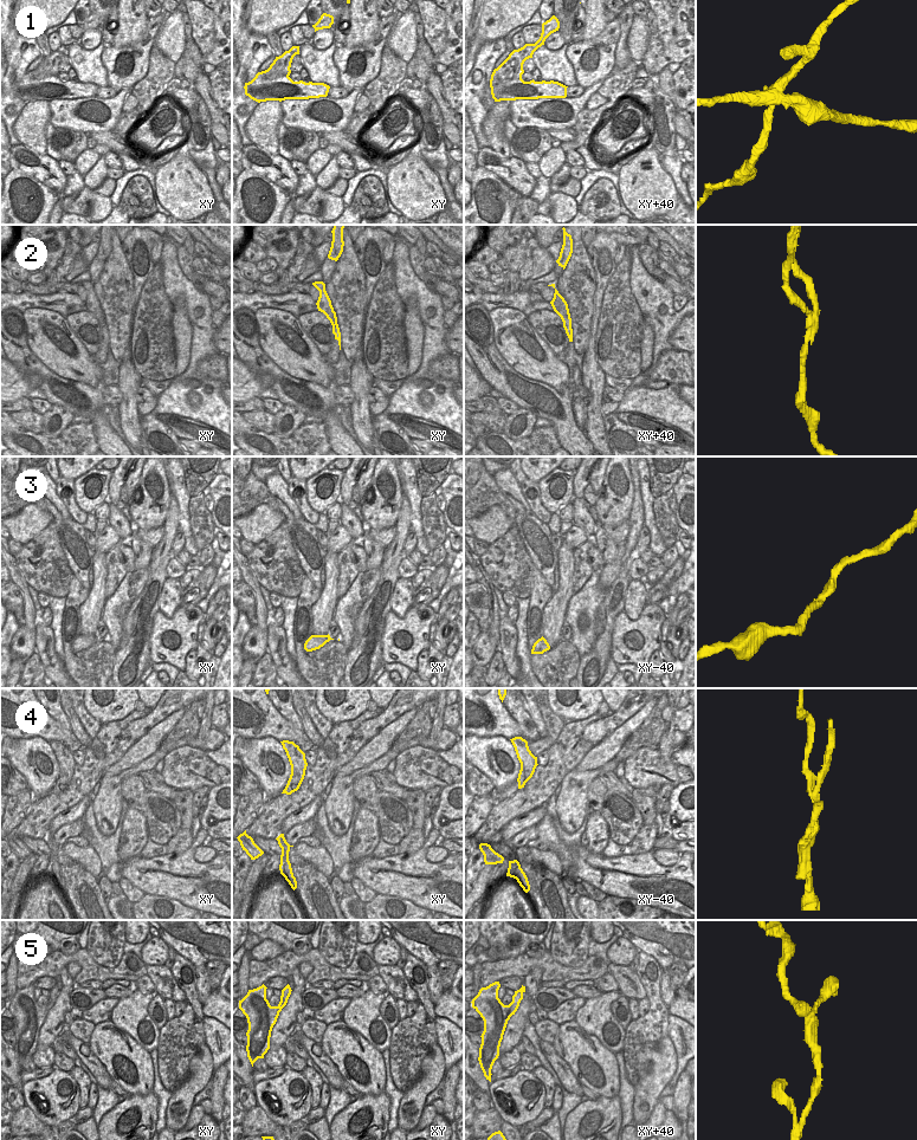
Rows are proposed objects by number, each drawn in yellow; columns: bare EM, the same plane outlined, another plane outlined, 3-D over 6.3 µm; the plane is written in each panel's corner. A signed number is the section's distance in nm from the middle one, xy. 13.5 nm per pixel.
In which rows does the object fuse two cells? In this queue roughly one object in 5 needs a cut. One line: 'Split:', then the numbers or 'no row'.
Split: 1, 2, 4

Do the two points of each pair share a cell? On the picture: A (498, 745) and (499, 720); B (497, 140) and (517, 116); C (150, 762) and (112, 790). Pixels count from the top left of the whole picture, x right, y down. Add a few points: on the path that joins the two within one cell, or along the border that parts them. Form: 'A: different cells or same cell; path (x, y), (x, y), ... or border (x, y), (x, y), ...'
A: different cells; border (476, 734), (480, 737), (504, 736), (509, 739)
B: different cells; border (511, 101), (508, 117)
C: same cell; path (140, 766), (116, 781)

